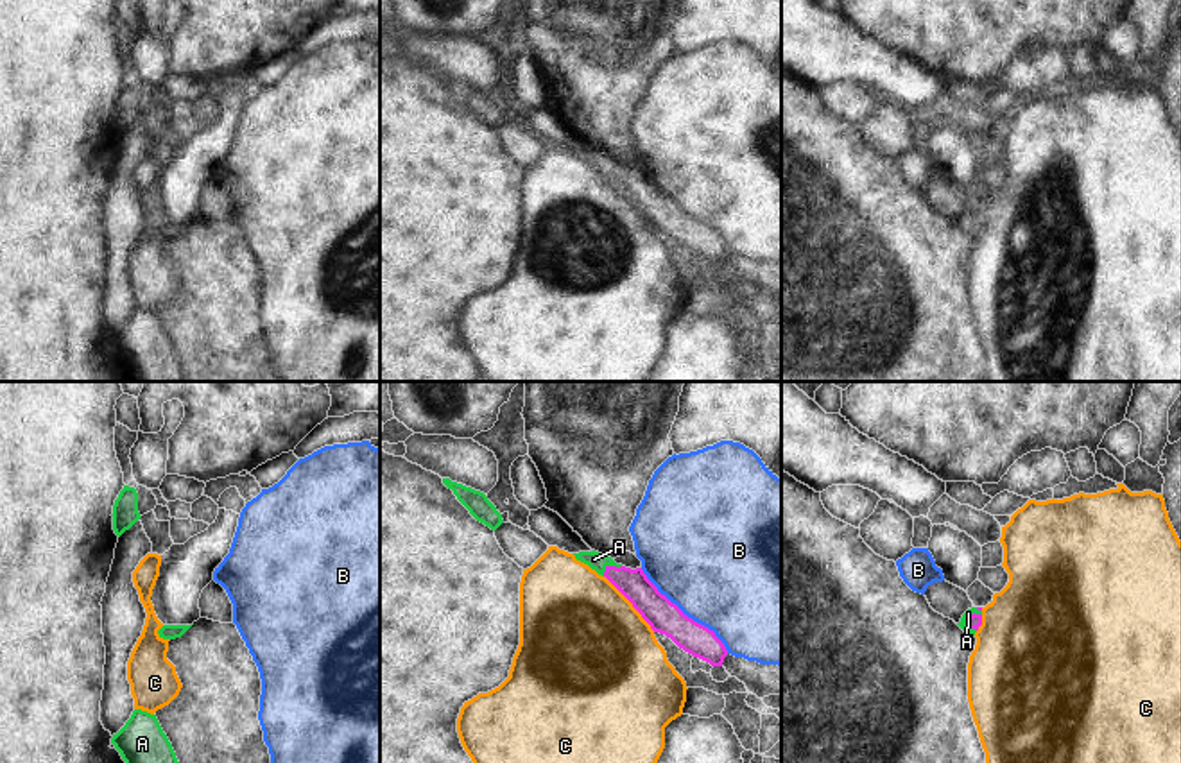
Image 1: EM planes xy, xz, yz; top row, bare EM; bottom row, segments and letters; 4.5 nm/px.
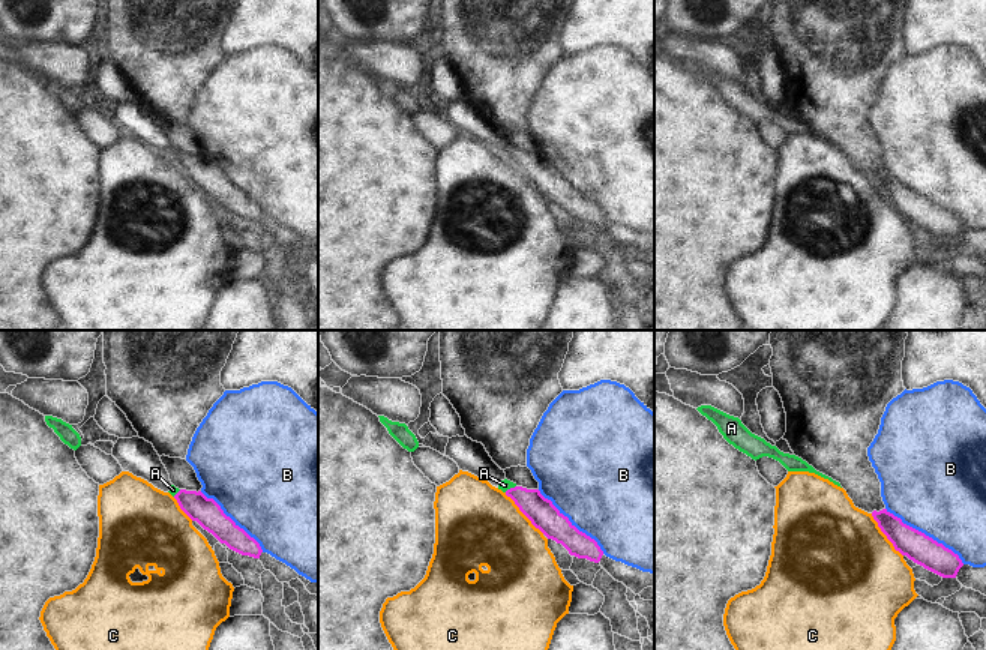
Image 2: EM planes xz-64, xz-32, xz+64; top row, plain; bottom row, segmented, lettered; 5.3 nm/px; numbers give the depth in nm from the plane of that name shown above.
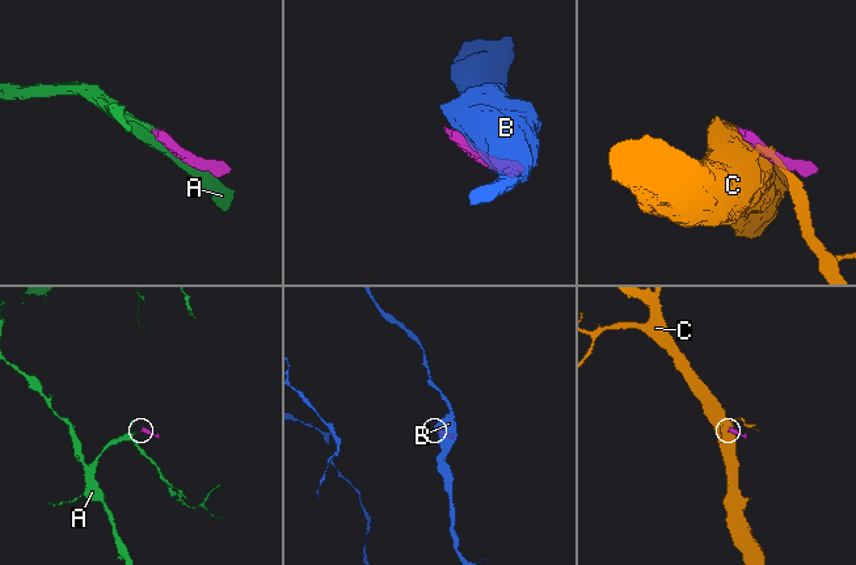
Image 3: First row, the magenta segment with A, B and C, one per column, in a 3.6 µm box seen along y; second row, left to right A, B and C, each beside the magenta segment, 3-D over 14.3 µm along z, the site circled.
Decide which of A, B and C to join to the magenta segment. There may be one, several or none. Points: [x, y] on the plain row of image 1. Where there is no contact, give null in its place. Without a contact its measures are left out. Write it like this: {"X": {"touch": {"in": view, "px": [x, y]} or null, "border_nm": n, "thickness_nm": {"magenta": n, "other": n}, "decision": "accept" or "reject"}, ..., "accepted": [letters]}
{"A": {"touch": {"in": "yz", "px": [968, 217]}, "border_nm": 110, "thickness_nm": {"magenta": 60, "other": 40}, "decision": "accept"}, "B": {"touch": {"in": "xz", "px": [685, 214]}, "border_nm": 550, "thickness_nm": {"magenta": 150, "other": 500}, "decision": "reject"}, "C": {"touch": {"in": "xz", "px": [631, 201]}, "border_nm": 340, "thickness_nm": {"magenta": 150, "other": 500}, "decision": "reject"}, "accepted": ["A"]}

